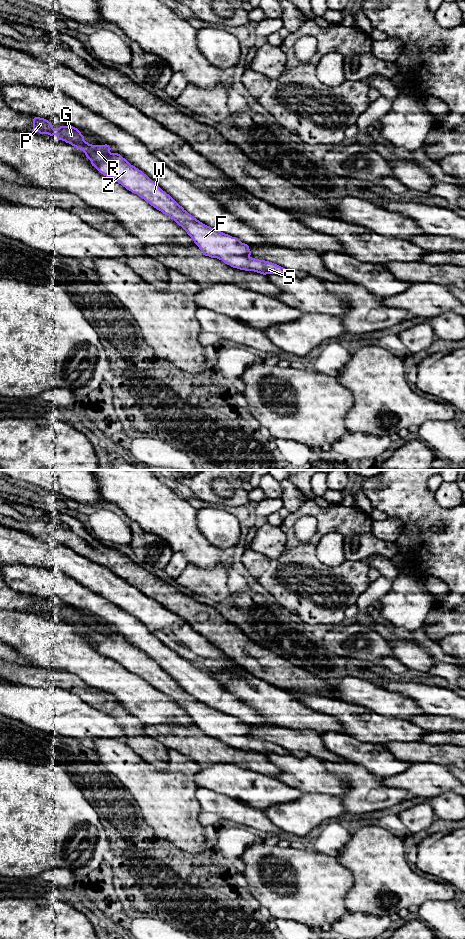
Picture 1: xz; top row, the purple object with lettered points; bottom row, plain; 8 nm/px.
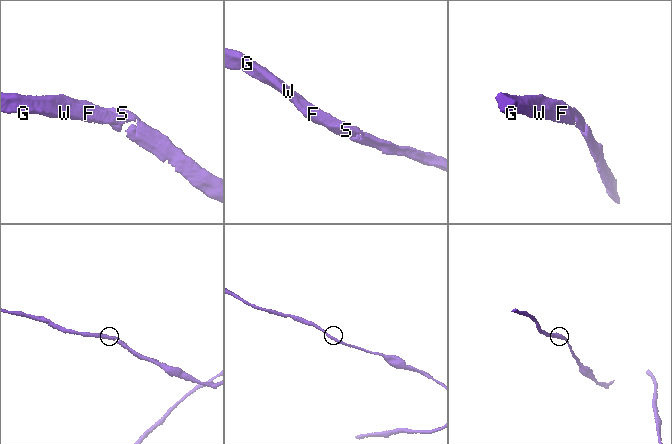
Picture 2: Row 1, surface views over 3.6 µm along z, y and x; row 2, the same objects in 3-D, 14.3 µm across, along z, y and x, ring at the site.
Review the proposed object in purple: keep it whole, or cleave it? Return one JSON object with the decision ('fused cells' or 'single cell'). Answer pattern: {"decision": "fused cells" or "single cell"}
{"decision": "single cell"}

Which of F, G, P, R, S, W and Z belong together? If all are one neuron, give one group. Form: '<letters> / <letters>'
F G P R S W Z

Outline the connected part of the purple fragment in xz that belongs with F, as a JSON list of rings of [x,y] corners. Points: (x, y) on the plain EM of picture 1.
[[[40,597],[33,599],[32,612],[56,615],[58,620],[81,629],[91,641],[92,646],[101,654],[118,662],[172,698],[193,719],[203,735],[222,740],[233,748],[254,751],[263,755],[292,754],[277,744],[252,738],[247,724],[194,698],[141,650],[131,645],[120,634],[111,633],[109,625],[89,624],[77,608],[60,606],[54,609],[48,600]]]

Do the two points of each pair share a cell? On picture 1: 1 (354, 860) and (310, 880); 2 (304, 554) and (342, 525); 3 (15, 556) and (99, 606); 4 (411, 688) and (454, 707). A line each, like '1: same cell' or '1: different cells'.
1: different cells
2: same cell
3: different cells
4: same cell

